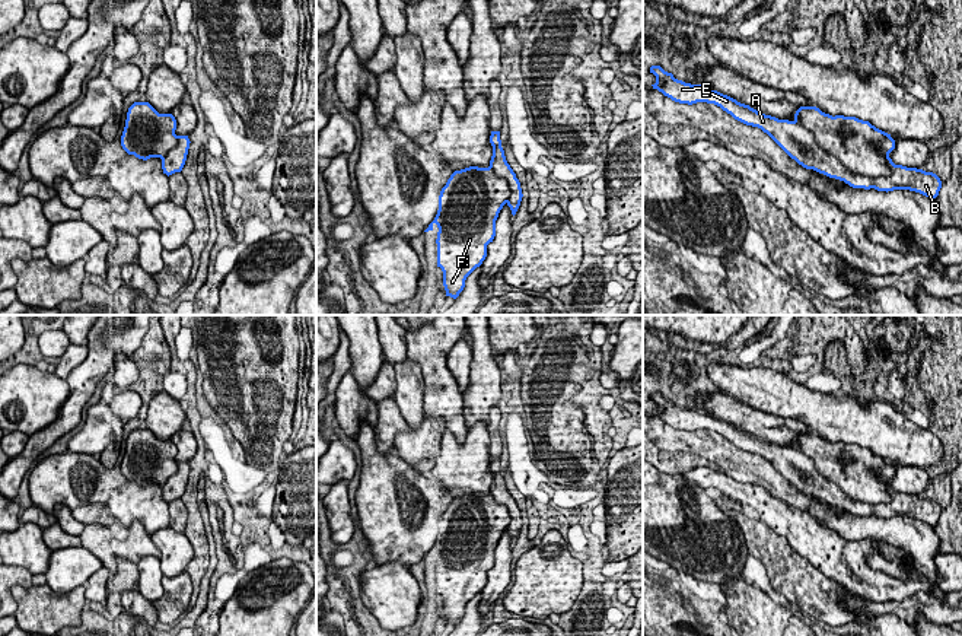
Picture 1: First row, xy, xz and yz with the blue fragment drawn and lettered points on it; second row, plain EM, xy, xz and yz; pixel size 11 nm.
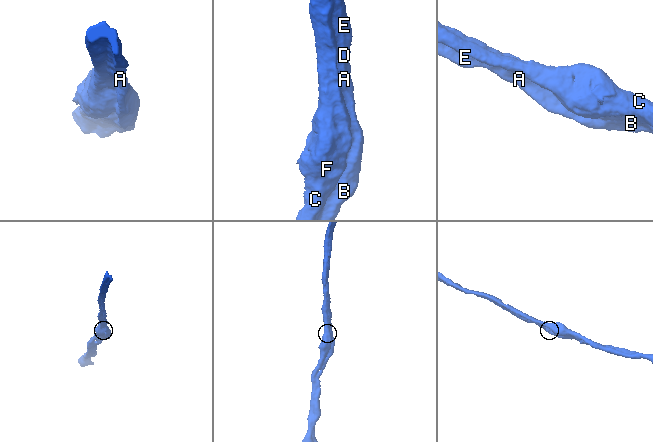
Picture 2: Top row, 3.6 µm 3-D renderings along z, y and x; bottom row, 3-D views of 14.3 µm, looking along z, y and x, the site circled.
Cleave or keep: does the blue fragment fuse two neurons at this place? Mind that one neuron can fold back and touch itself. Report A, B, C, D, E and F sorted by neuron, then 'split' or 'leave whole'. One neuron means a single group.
A B C D E F; leave whole

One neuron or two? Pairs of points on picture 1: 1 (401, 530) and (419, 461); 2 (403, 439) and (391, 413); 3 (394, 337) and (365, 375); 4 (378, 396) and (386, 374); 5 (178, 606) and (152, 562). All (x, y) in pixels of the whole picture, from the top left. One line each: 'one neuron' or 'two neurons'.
1: two neurons
2: two neurons
3: two neurons
4: one neuron
5: two neurons

